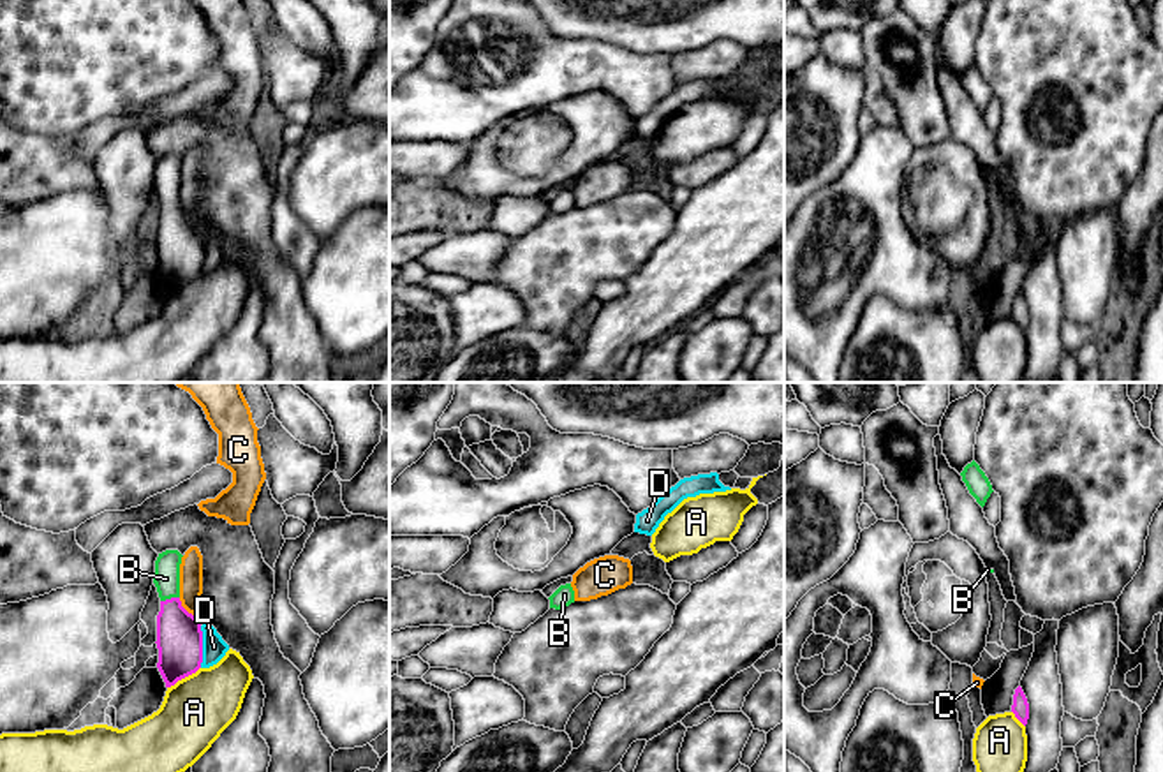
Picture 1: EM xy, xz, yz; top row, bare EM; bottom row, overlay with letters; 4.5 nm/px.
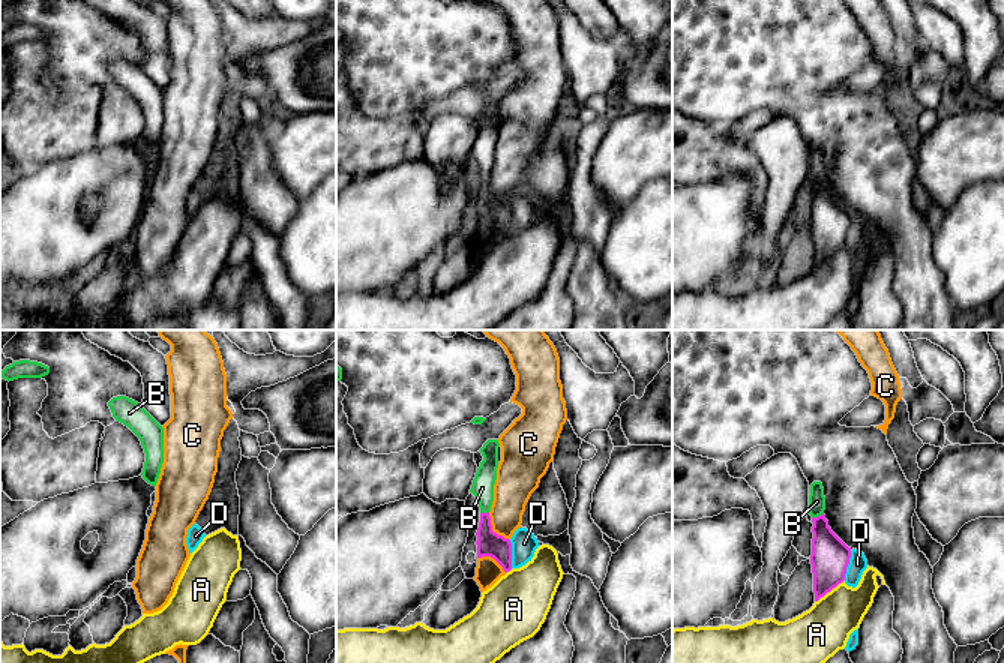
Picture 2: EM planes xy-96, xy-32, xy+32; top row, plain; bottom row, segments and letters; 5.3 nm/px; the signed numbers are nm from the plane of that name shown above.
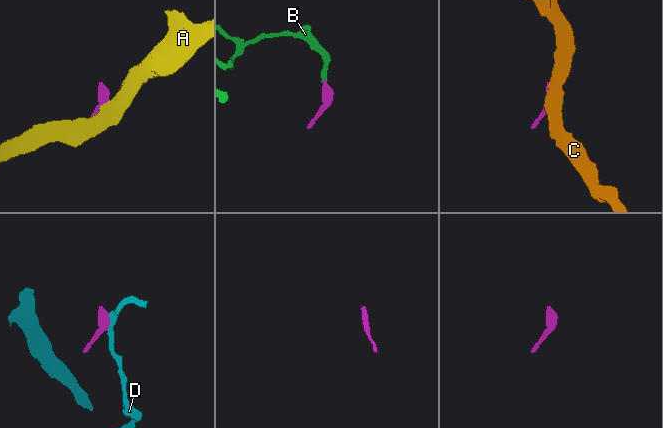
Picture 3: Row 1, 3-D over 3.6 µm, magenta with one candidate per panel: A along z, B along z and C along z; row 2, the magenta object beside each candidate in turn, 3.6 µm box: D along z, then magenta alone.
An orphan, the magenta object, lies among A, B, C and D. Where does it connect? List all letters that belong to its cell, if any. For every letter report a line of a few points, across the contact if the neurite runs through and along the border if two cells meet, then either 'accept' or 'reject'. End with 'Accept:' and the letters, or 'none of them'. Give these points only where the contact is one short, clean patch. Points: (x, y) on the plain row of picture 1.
A: reject
B: xy (178, 238), (173, 228), (171, 203), (166, 184) | accept
C: xy (178, 203), (192, 221) | reject
D: xy (200, 231), (201, 272) | reject
Accept: B

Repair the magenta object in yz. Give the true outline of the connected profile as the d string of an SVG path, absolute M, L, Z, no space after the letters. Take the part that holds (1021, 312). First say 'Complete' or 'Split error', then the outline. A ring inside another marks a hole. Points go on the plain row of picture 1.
Complete. M1020 291L1015 294L1011 317L1024 331L1027 330L1029 308Z

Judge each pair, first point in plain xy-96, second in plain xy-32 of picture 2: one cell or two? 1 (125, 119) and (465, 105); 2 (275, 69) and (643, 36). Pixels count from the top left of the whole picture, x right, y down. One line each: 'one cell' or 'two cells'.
1: two cells
2: two cells

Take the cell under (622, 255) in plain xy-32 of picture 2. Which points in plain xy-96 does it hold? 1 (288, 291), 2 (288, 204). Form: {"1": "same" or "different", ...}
{"1": "different", "2": "different"}

